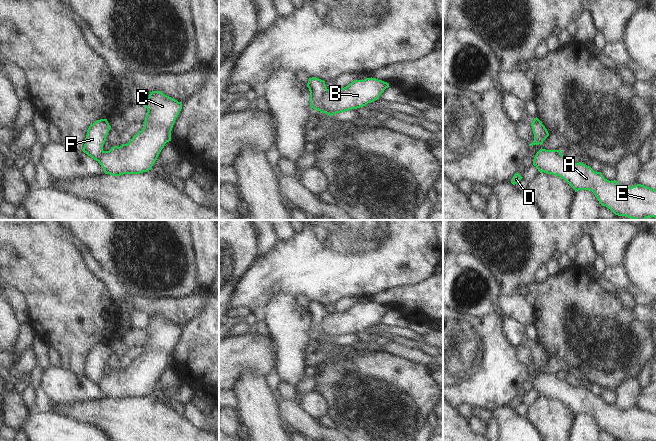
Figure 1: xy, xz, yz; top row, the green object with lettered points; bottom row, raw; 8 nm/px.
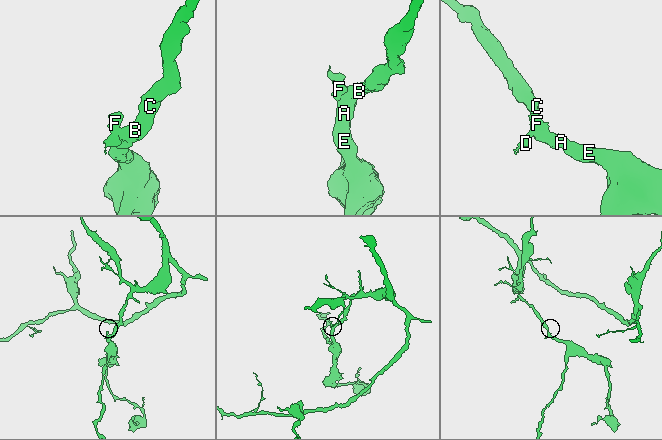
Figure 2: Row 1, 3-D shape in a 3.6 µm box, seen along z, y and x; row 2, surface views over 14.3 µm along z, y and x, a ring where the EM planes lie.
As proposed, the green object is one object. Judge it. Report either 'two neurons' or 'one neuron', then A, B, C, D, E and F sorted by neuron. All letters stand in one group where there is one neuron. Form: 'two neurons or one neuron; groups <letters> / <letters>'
two neurons; groups A B C E / D F

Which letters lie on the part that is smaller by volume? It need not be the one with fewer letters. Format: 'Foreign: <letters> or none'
Foreign: D, F

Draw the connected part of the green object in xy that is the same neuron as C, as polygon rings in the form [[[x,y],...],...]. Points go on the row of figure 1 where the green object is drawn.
[[[152,91],[144,106],[148,112],[142,130],[127,144],[114,146],[99,156],[98,163],[105,174],[120,176],[148,172],[165,144],[171,141],[171,131],[182,103],[160,91]]]

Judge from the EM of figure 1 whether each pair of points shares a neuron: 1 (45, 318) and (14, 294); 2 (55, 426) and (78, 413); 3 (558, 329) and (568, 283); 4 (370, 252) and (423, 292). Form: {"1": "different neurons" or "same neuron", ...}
{"1": "different neurons", "2": "different neurons", "3": "same neuron", "4": "different neurons"}

